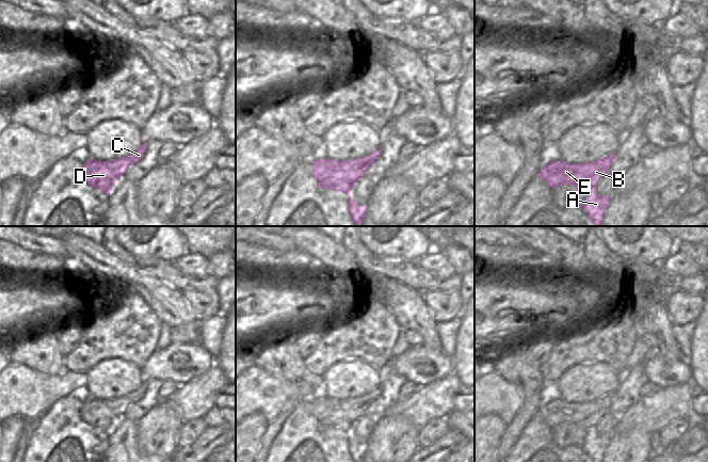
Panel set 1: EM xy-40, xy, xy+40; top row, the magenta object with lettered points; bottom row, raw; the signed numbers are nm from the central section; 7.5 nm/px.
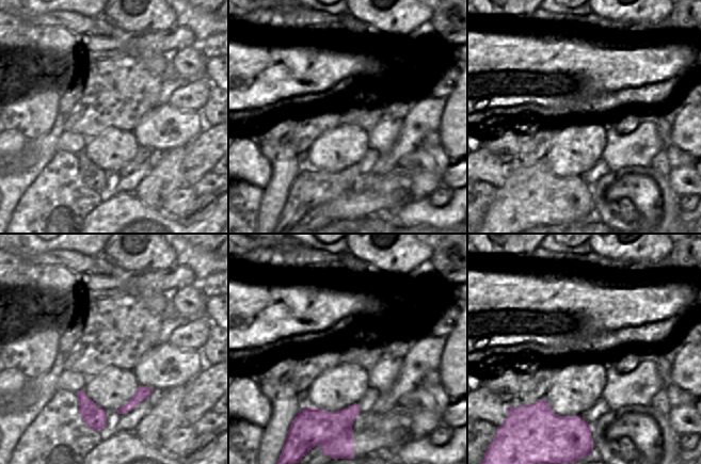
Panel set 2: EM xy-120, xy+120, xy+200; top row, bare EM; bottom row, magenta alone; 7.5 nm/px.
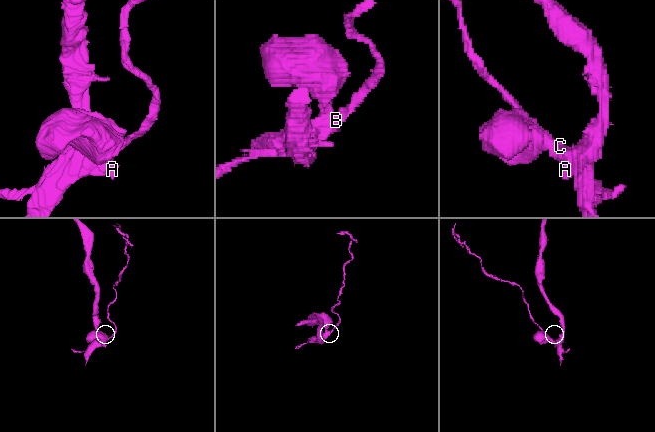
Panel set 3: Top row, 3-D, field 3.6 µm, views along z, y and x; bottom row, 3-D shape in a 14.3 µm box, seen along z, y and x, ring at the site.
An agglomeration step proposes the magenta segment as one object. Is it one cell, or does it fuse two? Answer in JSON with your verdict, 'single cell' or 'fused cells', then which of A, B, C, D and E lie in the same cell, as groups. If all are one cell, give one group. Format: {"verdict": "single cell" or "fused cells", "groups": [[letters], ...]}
{"verdict": "fused cells", "groups": [["A", "B", "D", "E"], ["C"]]}

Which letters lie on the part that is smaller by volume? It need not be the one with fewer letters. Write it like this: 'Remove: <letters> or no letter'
Remove: C

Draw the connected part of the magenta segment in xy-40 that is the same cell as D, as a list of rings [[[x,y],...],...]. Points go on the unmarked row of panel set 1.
[[[88,398],[80,410],[83,421],[110,434],[116,423],[116,418],[123,415],[131,405],[130,402],[117,402],[116,398],[111,400],[98,400]]]

